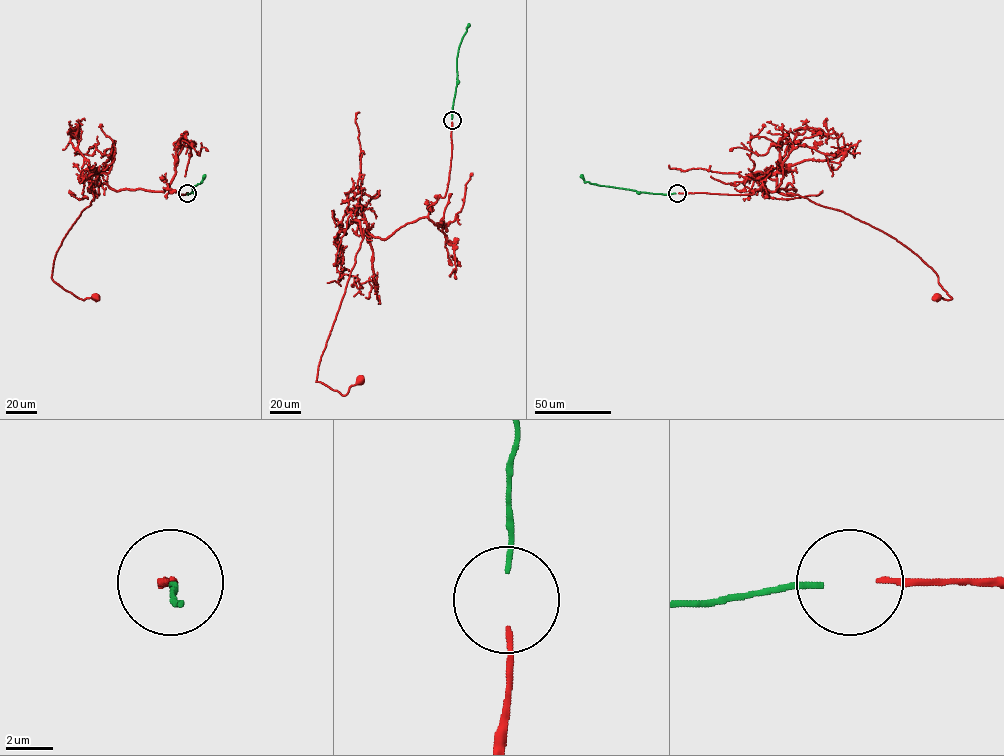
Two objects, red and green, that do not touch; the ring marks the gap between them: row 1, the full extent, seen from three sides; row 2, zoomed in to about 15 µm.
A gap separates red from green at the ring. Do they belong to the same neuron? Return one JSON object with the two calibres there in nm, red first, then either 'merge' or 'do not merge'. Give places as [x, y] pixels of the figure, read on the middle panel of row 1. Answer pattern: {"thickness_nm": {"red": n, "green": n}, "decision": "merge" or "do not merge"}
{"thickness_nm": {"red": 240, "green": 220}, "decision": "merge"}

